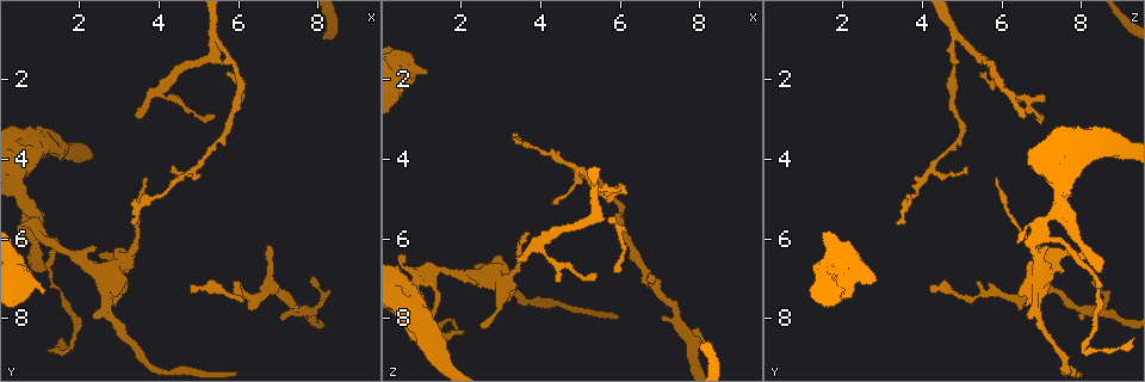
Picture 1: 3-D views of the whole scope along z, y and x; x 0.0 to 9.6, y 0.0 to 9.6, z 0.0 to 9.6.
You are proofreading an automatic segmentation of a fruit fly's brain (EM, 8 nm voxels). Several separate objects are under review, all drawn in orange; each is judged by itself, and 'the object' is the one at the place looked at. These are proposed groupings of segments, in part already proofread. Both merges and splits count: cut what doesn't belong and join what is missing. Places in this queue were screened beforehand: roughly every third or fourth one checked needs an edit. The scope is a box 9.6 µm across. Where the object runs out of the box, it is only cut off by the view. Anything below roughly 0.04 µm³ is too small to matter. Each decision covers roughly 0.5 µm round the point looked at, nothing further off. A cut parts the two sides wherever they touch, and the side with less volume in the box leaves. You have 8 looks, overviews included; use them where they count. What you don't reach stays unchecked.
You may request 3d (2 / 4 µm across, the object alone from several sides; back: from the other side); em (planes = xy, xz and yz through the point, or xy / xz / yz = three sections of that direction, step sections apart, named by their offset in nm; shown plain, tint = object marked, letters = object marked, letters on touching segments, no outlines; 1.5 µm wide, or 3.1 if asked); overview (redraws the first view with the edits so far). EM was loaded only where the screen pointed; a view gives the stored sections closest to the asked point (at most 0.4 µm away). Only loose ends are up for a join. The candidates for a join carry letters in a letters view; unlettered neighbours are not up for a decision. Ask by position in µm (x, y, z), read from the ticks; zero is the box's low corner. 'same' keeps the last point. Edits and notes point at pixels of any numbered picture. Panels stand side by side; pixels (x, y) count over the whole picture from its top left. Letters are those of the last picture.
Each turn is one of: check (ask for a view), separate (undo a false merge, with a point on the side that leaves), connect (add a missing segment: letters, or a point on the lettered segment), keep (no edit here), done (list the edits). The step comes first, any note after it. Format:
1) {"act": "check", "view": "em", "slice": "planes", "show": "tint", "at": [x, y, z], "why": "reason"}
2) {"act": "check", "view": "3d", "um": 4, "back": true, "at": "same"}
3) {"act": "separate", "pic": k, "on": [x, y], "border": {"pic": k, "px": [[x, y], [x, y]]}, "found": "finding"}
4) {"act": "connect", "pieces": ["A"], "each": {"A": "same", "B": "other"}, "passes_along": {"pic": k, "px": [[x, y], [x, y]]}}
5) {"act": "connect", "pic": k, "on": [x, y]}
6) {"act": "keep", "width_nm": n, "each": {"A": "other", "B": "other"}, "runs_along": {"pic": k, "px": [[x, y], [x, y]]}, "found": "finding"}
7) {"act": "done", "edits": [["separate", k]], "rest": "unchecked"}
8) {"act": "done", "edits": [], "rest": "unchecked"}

{"act": "check", "view": "3d", "um": 2, "at": [4.45, 2.45, 7.10], "why": "thin end"}

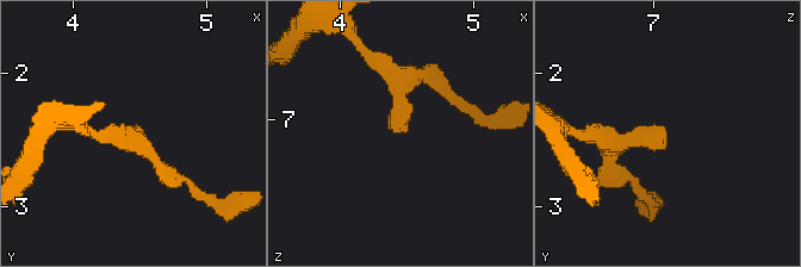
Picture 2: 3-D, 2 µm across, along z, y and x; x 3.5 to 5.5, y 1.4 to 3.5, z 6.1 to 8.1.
{"act": "check", "view": "em", "slice": "planes", "show": "letters", "at": [4.38, 2.42, 7.08]}

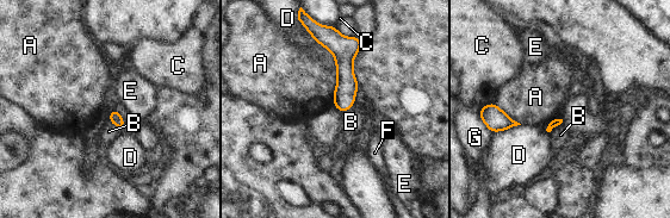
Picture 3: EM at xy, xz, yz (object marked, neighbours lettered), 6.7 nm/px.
{"act": "keep", "each": {"A": "other", "B": "other", "C": "other", "D": "other", "E": "other", "F": "other", "G": "other"}, "border": {"pic": 3, "px": [[316, 41], [335, 62], [334, 106]]}, "found": "none of them fits"}

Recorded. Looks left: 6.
{"act": "check", "view": "3d", "um": 4, "at": [6.65, 6.25, 6.95], "why": "free end"}

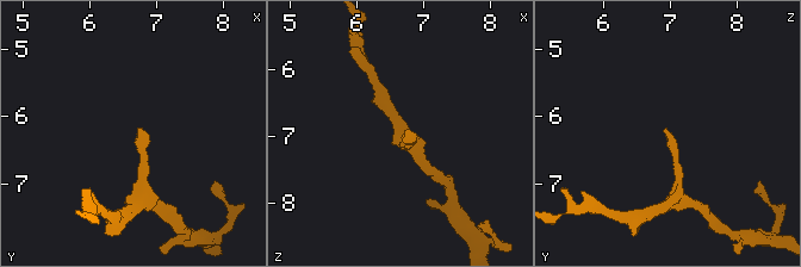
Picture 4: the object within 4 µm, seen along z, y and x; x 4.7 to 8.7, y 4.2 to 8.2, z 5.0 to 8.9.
{"act": "check", "view": "em", "slice": "planes", "show": "letters", "at": [6.70, 6.20, 6.95]}

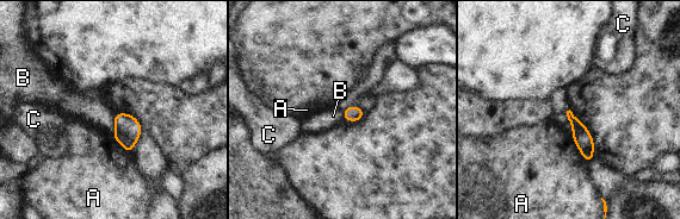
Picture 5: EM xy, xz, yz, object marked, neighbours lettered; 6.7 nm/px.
{"act": "keep", "each": {"A": "other", "B": "other", "C": "other"}, "border": {"pic": 5, "px": [[112, 119], [115, 127]]}, "found": "no lettered segment goes on from it"}

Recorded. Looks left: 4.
{"act": "check", "view": "em", "slice": "planes", "show": "tint", "at": [4.80, 7.25, 4.20], "why": "long arm stops here"}

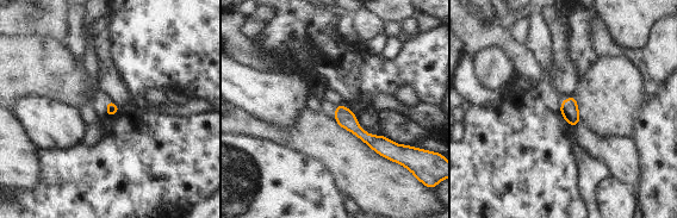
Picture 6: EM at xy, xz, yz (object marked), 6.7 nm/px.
{"act": "check", "view": "em", "slice": "planes", "show": "letters", "at": "same"}

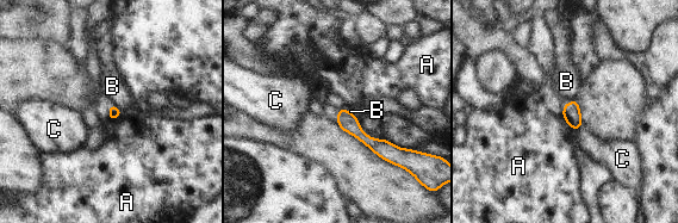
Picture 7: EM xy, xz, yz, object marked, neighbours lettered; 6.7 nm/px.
{"act": "keep", "each": {"A": "other", "B": "other", "C": "other"}, "border": {"pic": 7, "px": [[124, 111], [110, 122]]}, "found": "no lettered segment goes on from it"}

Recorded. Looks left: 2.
{"act": "done", "edits": [], "rest": "unchecked"}

